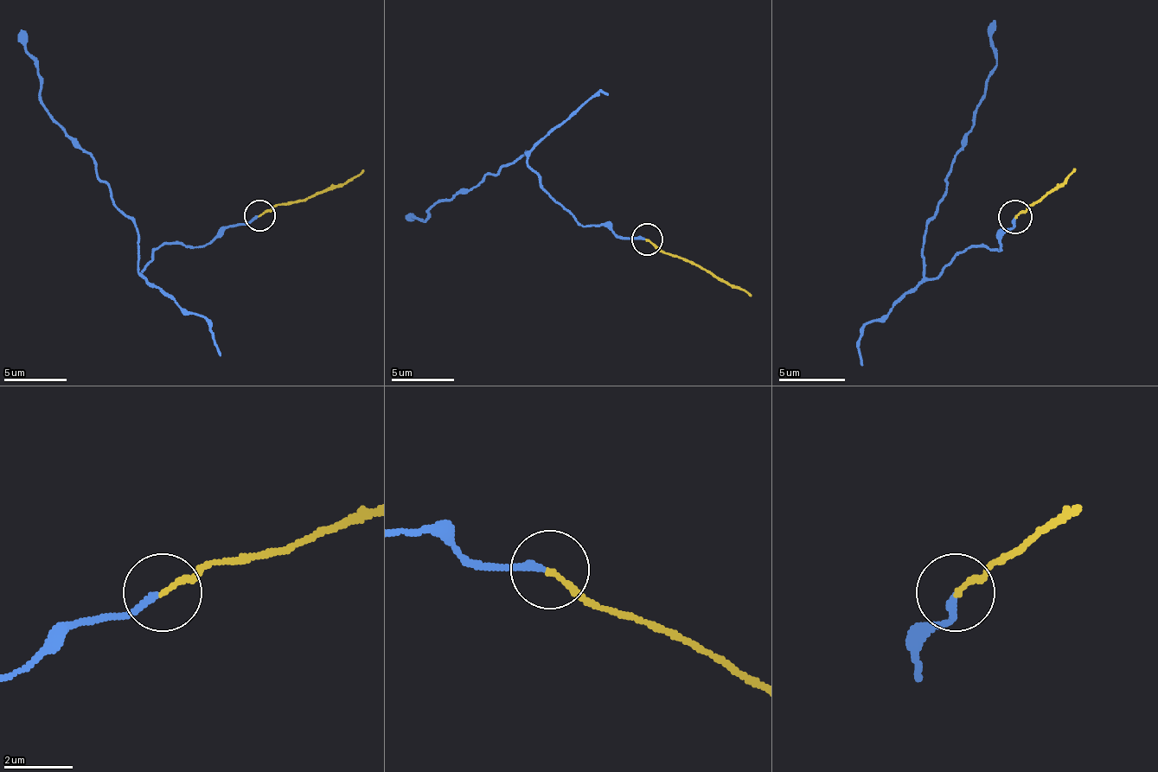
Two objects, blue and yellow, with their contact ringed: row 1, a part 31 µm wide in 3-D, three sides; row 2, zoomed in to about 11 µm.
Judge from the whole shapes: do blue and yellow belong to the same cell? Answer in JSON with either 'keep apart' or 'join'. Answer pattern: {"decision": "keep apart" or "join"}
{"decision": "join"}

